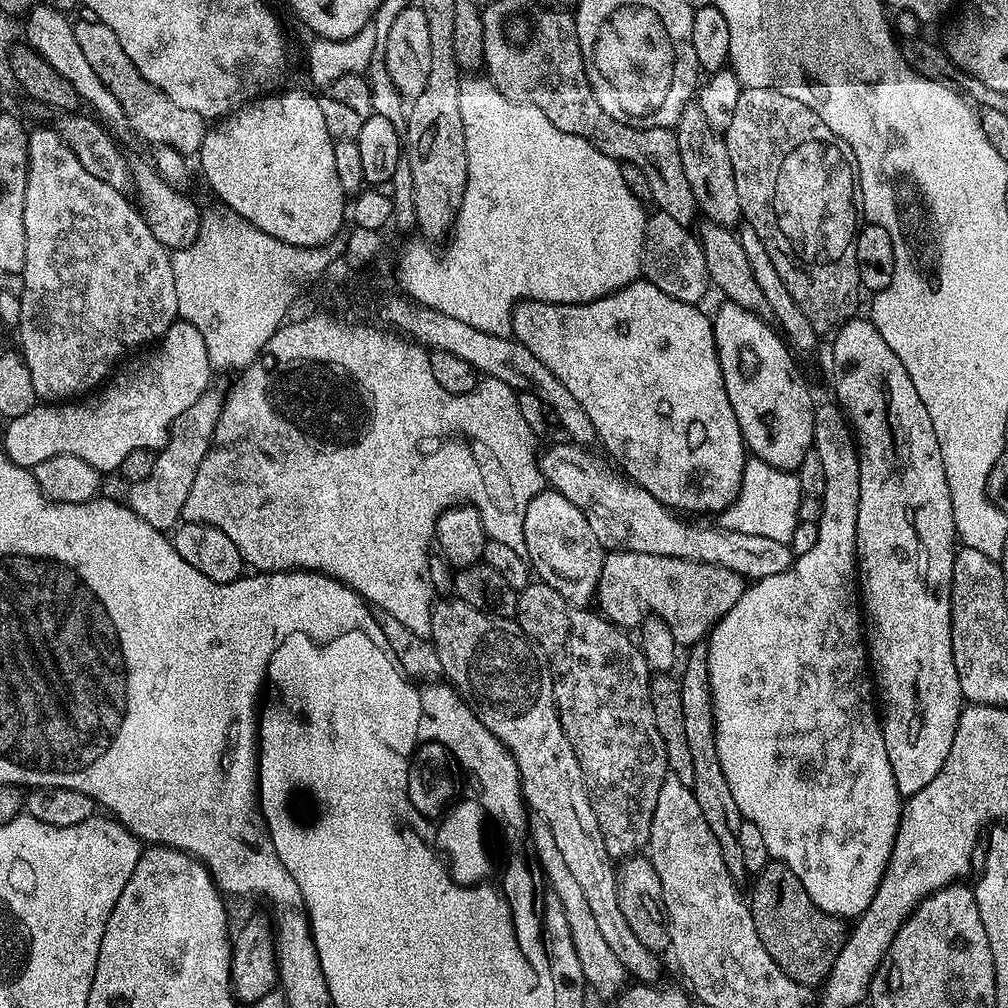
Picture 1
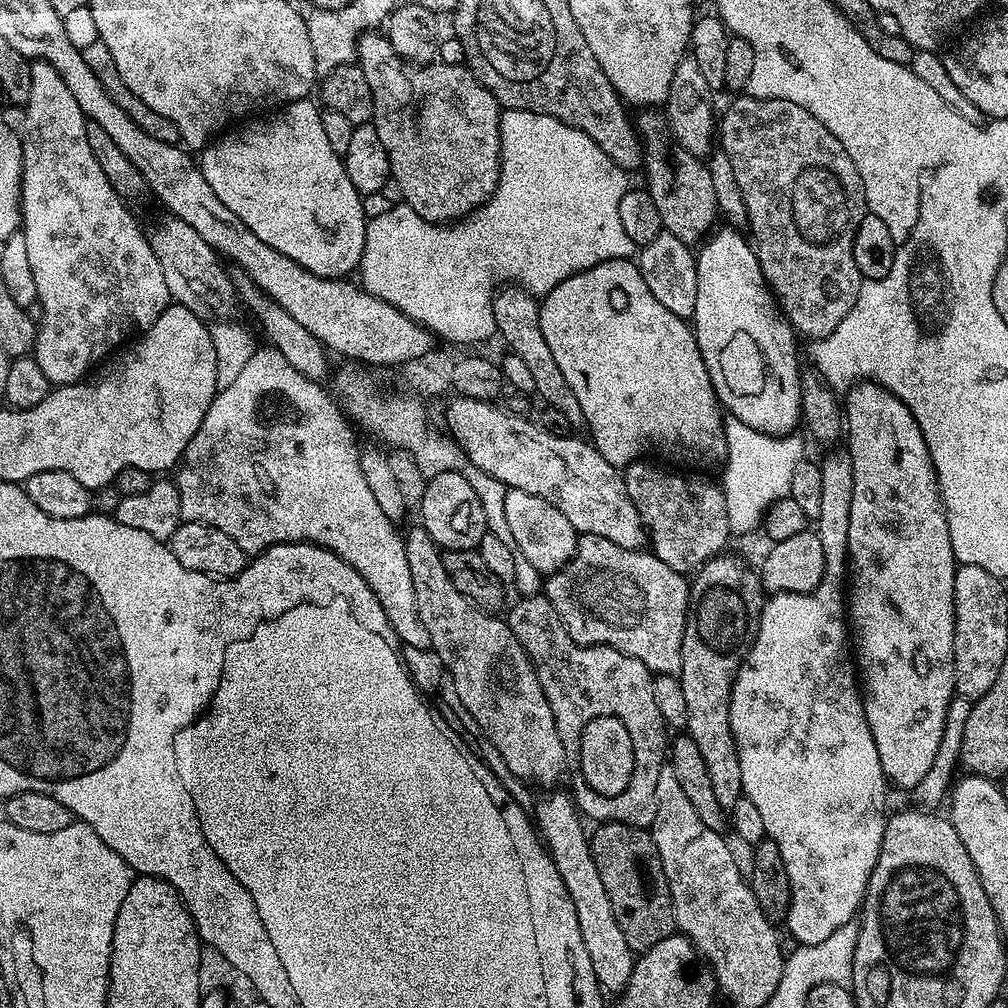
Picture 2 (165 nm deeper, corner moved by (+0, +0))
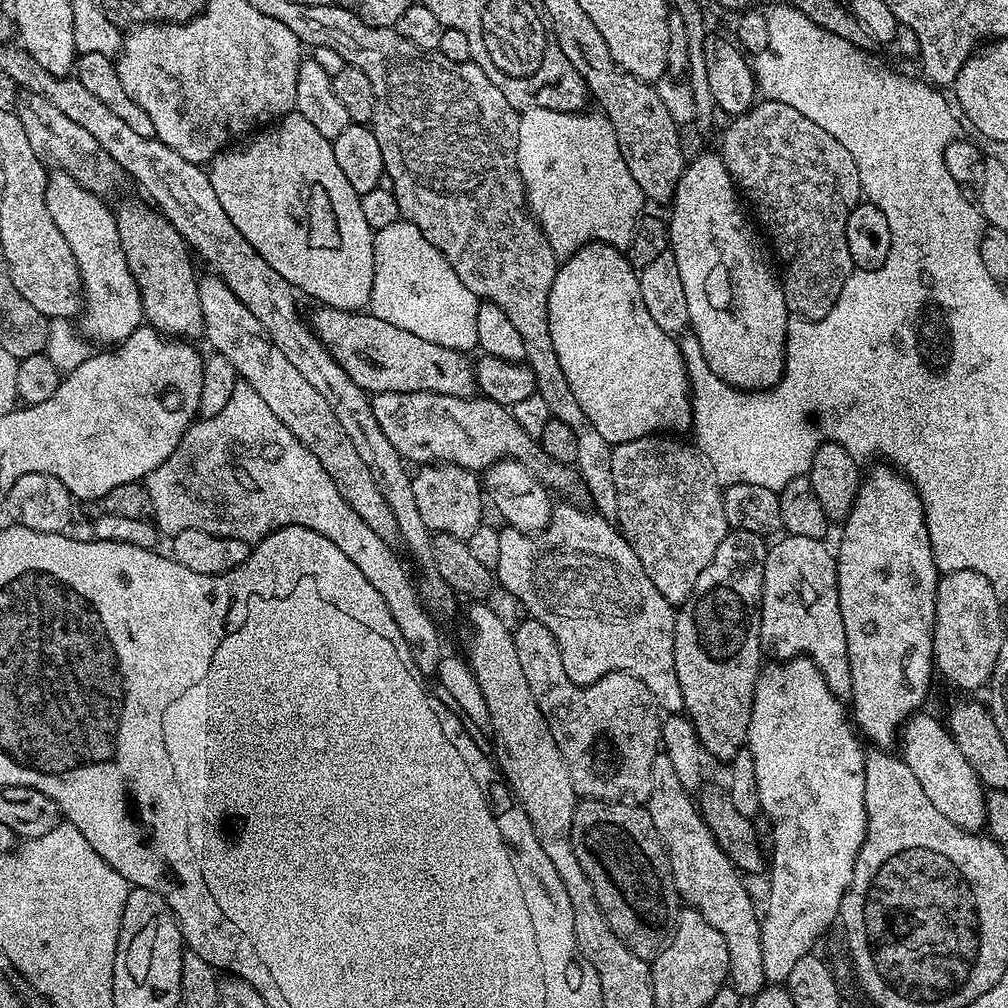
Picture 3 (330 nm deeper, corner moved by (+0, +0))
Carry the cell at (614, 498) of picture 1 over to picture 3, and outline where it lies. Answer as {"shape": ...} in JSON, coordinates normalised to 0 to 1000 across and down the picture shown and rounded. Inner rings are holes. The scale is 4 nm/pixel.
{"shape":[[[374,389],[368,399],[380,431],[402,457],[413,455],[417,462],[443,459],[478,468],[490,457],[503,454],[518,458],[547,487],[558,488],[563,494],[578,489],[578,480],[570,463],[546,454],[536,438],[522,429],[513,412],[489,397],[477,393],[458,396],[430,389]]]}

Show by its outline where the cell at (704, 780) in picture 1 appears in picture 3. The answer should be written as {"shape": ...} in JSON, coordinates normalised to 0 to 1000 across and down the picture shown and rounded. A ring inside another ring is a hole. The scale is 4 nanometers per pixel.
{"shape":[[[723,527],[722,532],[716,534],[712,546],[708,546],[708,554],[704,558],[704,562],[700,562],[700,565],[696,565],[696,569],[692,569],[692,577],[688,577],[688,585],[684,589],[683,594],[674,600],[671,609],[671,620],[669,621],[669,665],[673,665],[673,681],[677,681],[679,706],[692,728],[695,743],[705,753],[707,750],[710,754],[725,756],[734,747],[735,742],[739,741],[742,732],[742,716],[744,714],[744,704],[746,703],[746,693],[750,684],[750,675],[756,666],[756,658],[754,659],[754,643],[756,644],[756,636],[754,634],[754,582],[758,576],[758,563],[760,562],[762,546],[763,541],[757,532],[753,532],[750,529]]]}

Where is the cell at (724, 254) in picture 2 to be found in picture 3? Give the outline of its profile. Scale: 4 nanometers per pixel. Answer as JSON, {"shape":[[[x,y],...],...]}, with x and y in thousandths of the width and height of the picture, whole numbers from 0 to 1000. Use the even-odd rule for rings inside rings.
{"shape":[[[698,151],[688,159],[686,156],[671,183],[671,193],[665,199],[667,218],[662,219],[665,249],[673,260],[673,272],[677,272],[677,288],[681,288],[686,328],[692,335],[704,367],[727,385],[753,389],[769,385],[778,369],[778,340],[782,334],[784,311],[775,279],[768,266],[766,271],[762,263],[759,239],[750,235],[751,227],[743,211],[734,207],[736,198],[725,173],[720,169],[718,156],[706,151]]]}

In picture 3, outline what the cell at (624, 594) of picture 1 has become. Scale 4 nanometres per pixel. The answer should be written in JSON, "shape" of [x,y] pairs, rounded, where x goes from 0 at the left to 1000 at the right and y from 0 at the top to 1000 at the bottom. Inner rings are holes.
{"shape":[[[553,499],[548,506],[548,516],[537,528],[525,530],[515,528],[509,524],[501,523],[494,534],[495,549],[494,562],[490,564],[491,574],[521,603],[523,610],[529,615],[538,617],[546,625],[546,629],[551,633],[552,640],[558,653],[558,665],[562,665],[562,673],[570,679],[588,679],[598,673],[602,667],[623,667],[626,671],[631,671],[645,685],[645,688],[652,696],[652,699],[660,707],[675,708],[679,706],[679,693],[677,692],[677,681],[673,681],[673,665],[669,665],[669,621],[671,620],[672,604],[657,589],[653,589],[653,584],[649,582],[649,577],[645,577],[641,565],[637,565],[637,558],[633,558],[633,550],[625,542],[625,538],[619,533],[618,528],[610,519],[599,516],[590,507],[582,506],[578,508],[575,504],[570,504],[570,499]]]}

